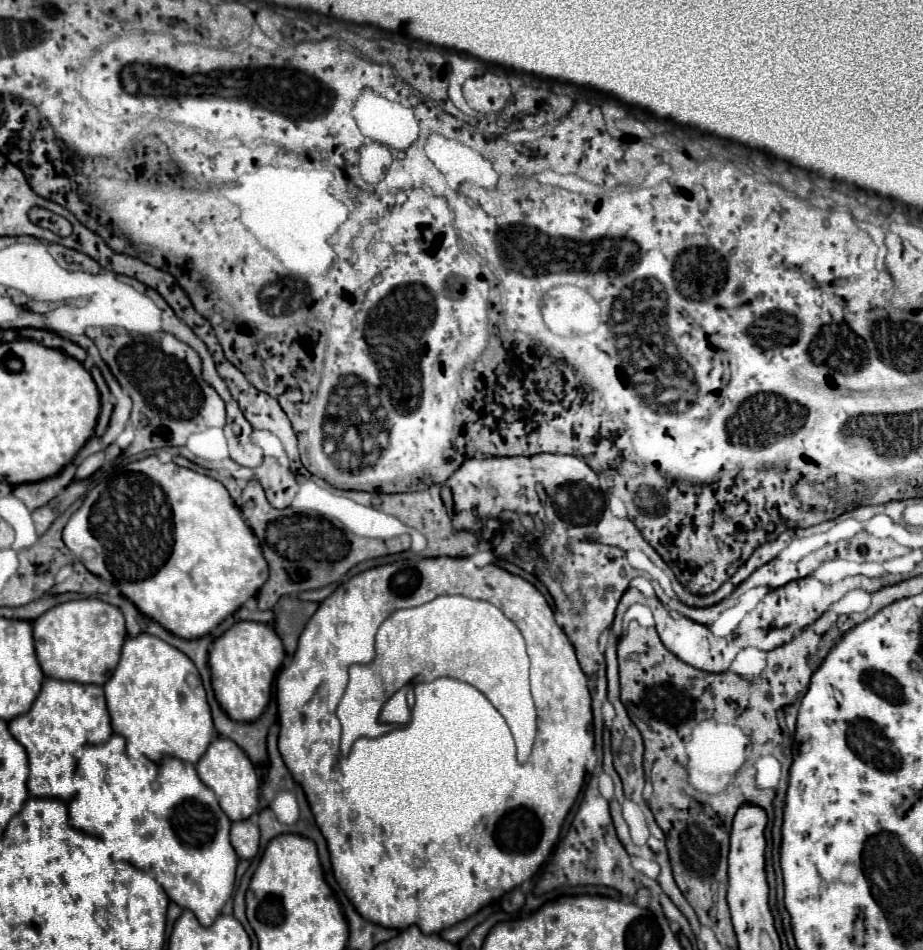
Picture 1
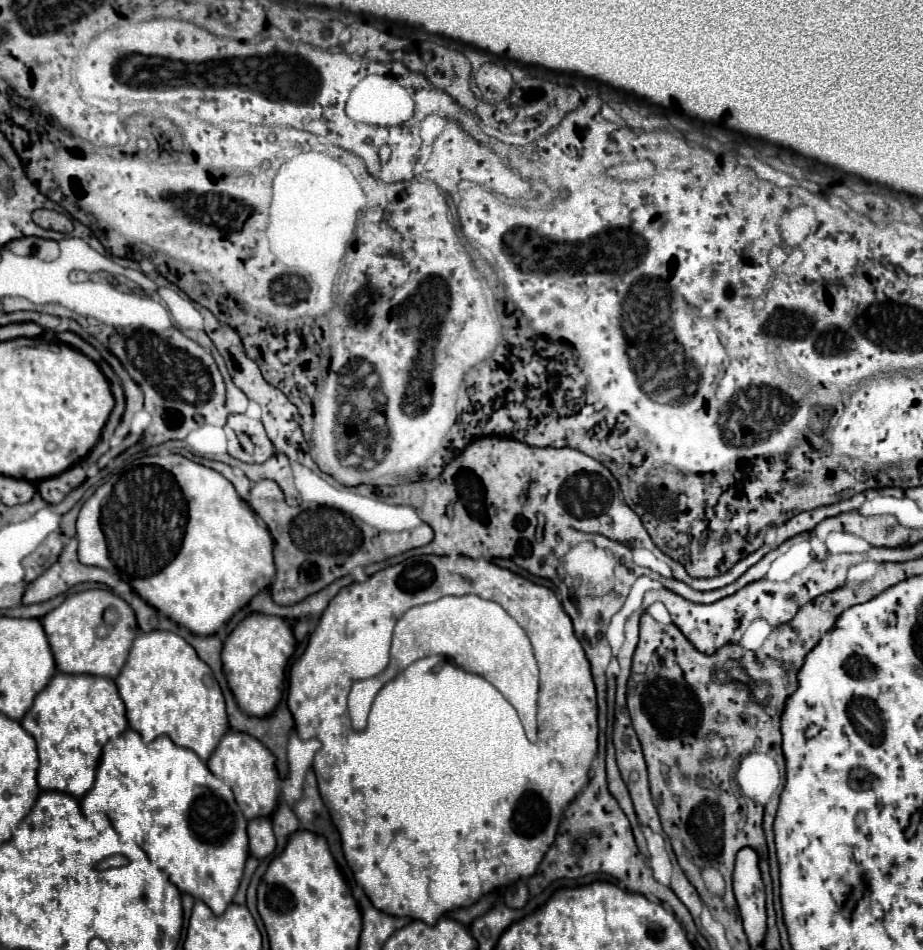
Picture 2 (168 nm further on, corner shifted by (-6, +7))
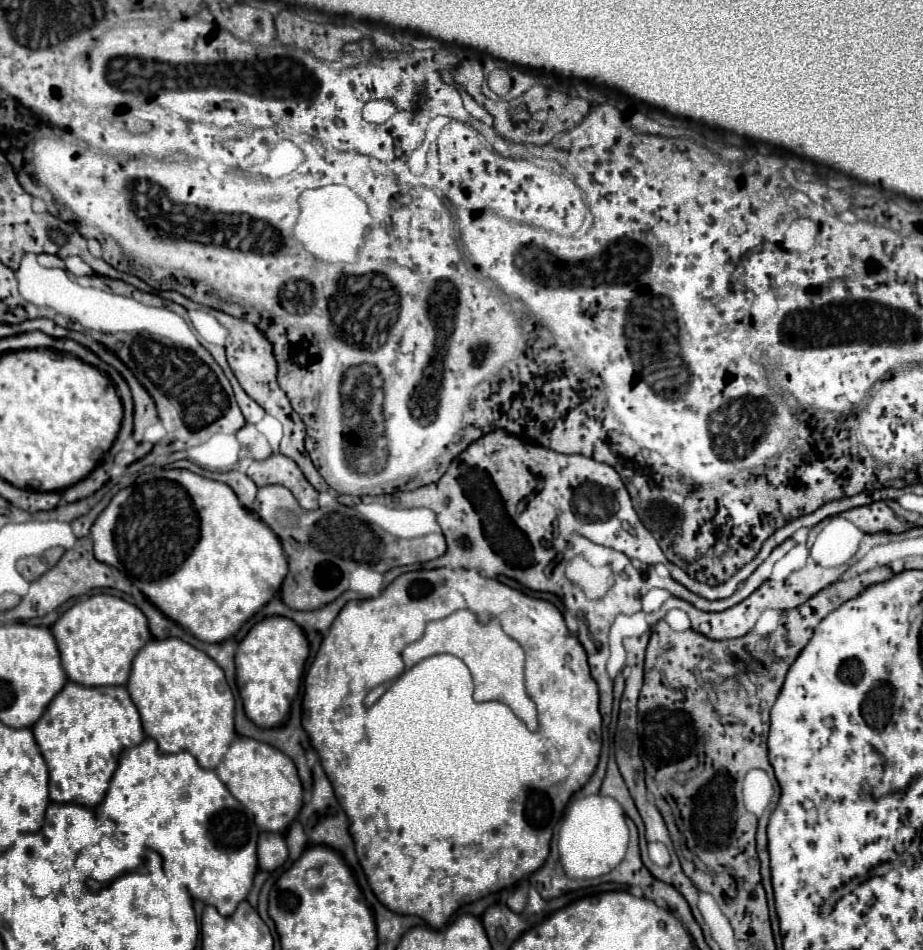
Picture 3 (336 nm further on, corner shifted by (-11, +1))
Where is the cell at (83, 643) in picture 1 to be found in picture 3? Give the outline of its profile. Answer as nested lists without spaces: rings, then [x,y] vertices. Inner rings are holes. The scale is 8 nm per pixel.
[[[95,594],[89,600],[77,602],[71,610],[67,610],[53,626],[51,632],[57,640],[61,652],[61,664],[71,682],[83,686],[123,686],[131,672],[131,662],[135,654],[151,640],[147,616],[131,602],[113,596],[113,594]]]

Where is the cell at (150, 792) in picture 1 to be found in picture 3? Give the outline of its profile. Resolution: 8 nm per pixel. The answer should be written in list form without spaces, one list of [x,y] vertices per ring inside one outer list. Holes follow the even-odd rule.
[[[145,738],[139,746],[127,748],[121,754],[119,768],[115,770],[99,808],[109,820],[115,822],[117,832],[123,838],[159,852],[163,856],[165,874],[169,878],[179,876],[193,898],[215,906],[219,914],[231,916],[237,904],[247,898],[257,872],[259,828],[249,810],[245,820],[245,806],[231,796],[217,774],[213,770],[203,770],[189,752],[159,754],[157,742],[151,738]]]

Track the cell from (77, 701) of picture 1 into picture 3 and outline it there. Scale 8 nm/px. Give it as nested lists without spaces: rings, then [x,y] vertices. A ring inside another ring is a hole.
[[[67,682],[53,698],[33,726],[33,734],[49,768],[51,800],[61,804],[75,802],[89,808],[103,800],[121,752],[145,740],[139,710],[125,686],[87,688],[75,682]]]

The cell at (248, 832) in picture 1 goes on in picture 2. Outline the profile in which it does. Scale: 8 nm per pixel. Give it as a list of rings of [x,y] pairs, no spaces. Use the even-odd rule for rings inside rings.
[[[252,818],[248,822],[248,840],[250,840],[250,854],[256,858],[266,858],[274,852],[276,840],[272,834],[270,818]]]

